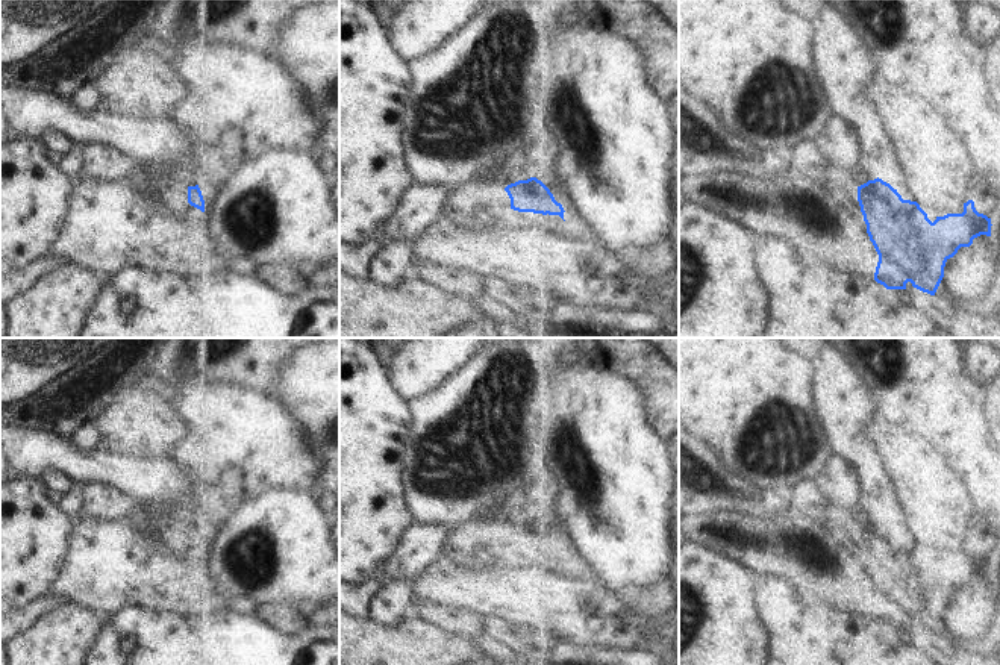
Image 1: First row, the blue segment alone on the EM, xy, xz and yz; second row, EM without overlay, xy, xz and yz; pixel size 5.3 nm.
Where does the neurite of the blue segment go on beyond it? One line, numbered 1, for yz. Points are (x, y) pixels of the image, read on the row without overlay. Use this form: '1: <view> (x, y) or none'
1: none

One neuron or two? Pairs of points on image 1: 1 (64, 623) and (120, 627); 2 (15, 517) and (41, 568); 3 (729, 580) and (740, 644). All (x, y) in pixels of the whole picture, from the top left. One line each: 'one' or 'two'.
1: two
2: one
3: one

